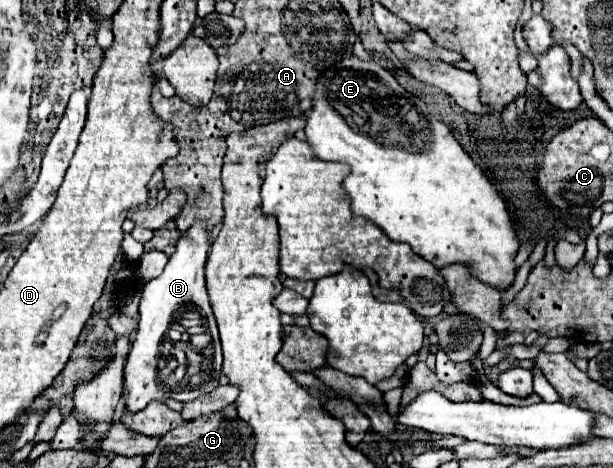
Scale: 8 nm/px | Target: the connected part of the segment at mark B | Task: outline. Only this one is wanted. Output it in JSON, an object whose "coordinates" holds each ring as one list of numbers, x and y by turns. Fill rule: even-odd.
{"coordinates":[[194,222,178,240,176,252,170,256,164,272,144,284,142,300,140,300,140,322,138,332,132,342,126,368,124,368,124,404,130,412,138,412,146,408,150,400,164,400,164,384,158,376,158,360,160,360,160,342,168,332,170,324,186,310,198,310,202,316,214,316,210,308,210,300,206,294,204,282,204,264,208,258,208,250,212,246,212,230,208,222]]}

